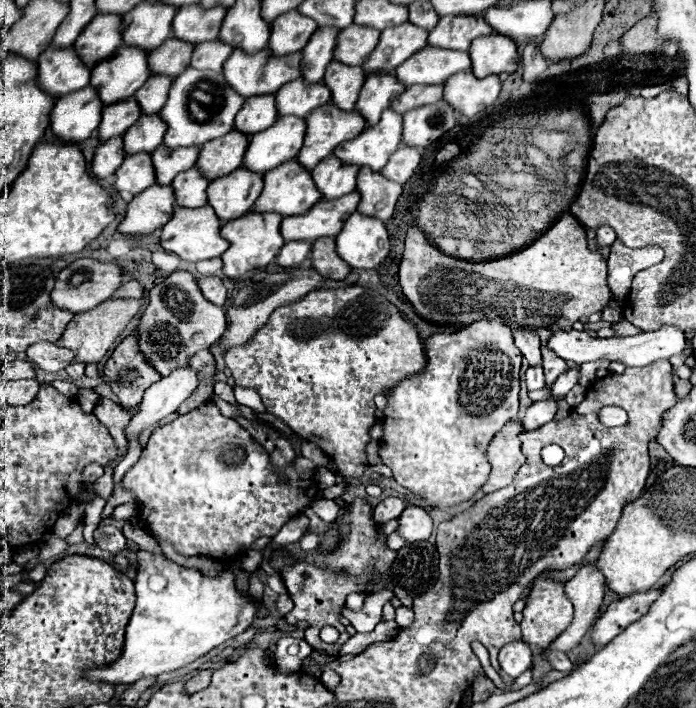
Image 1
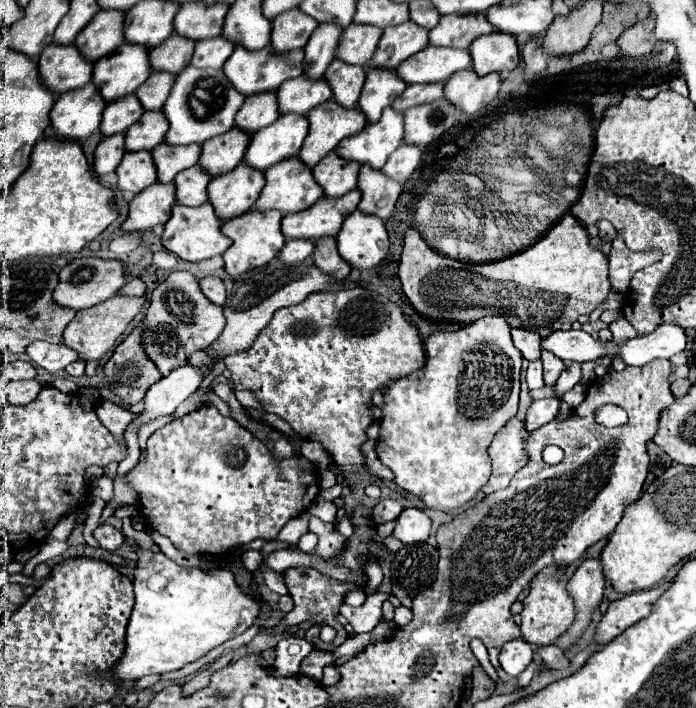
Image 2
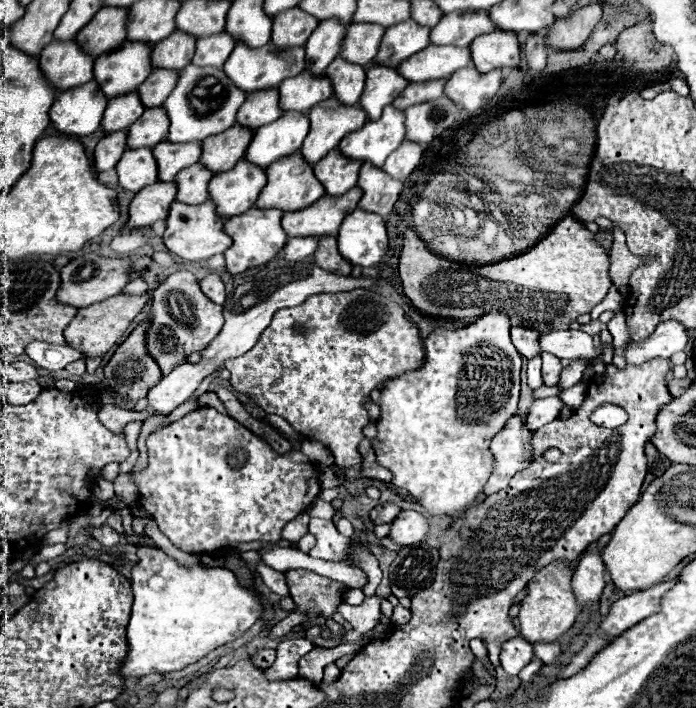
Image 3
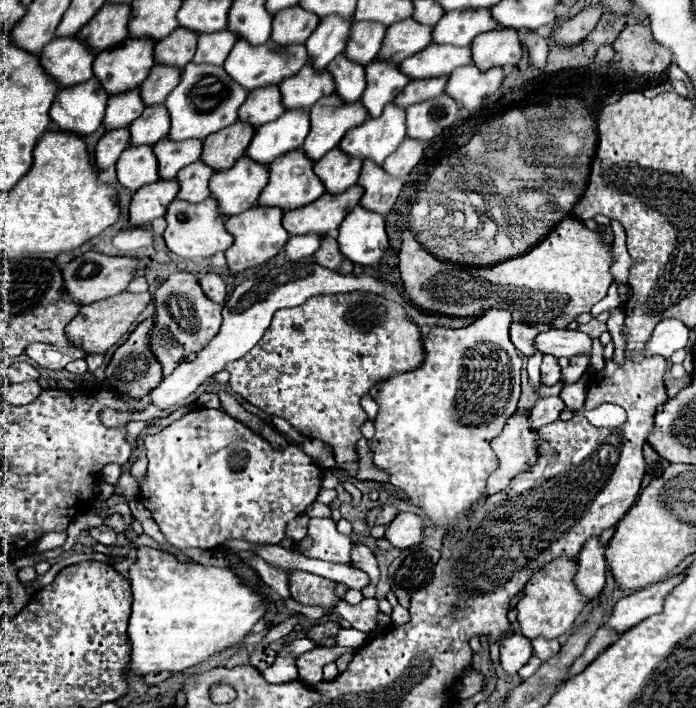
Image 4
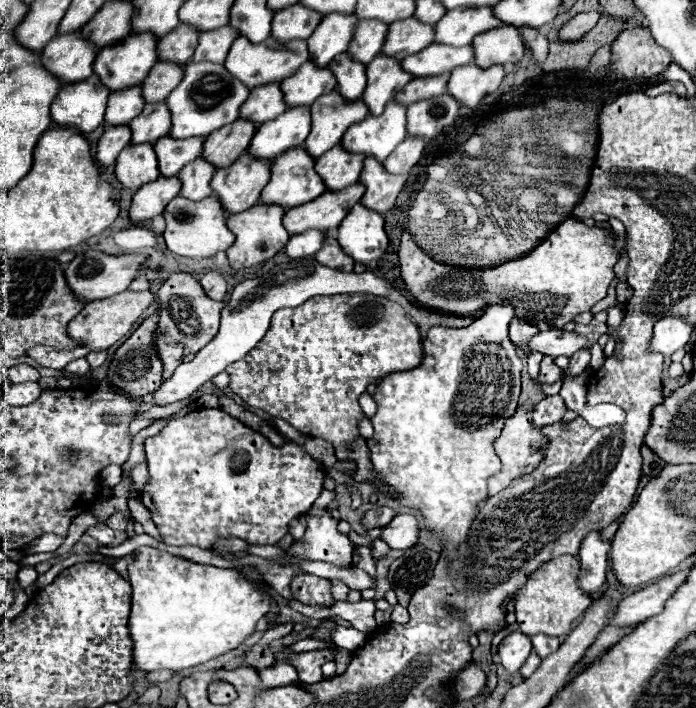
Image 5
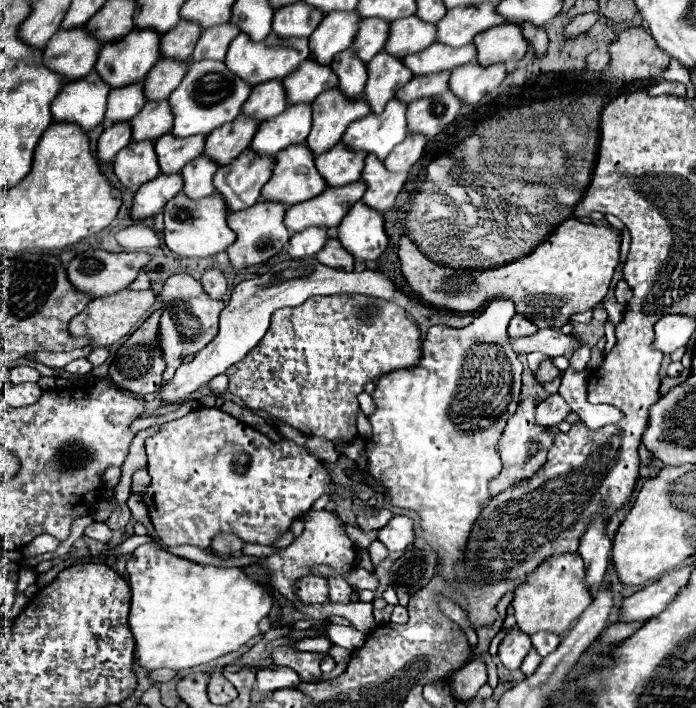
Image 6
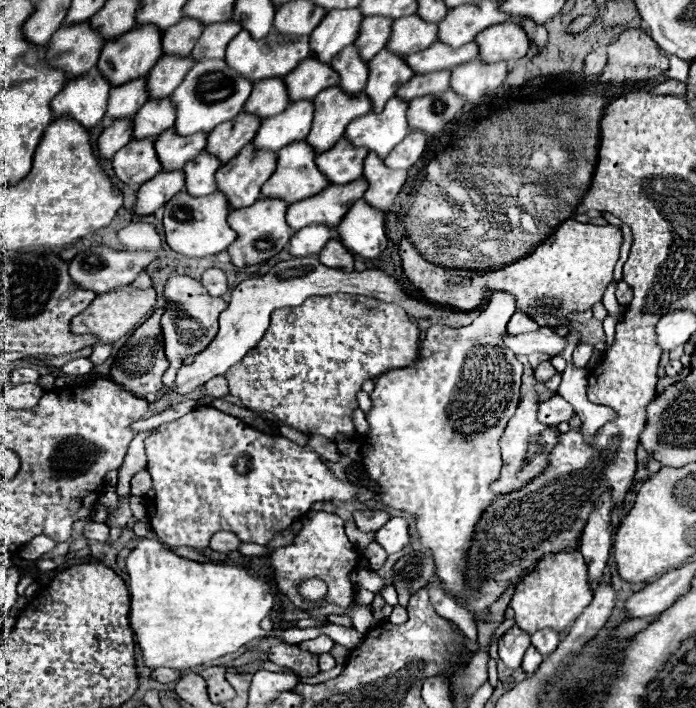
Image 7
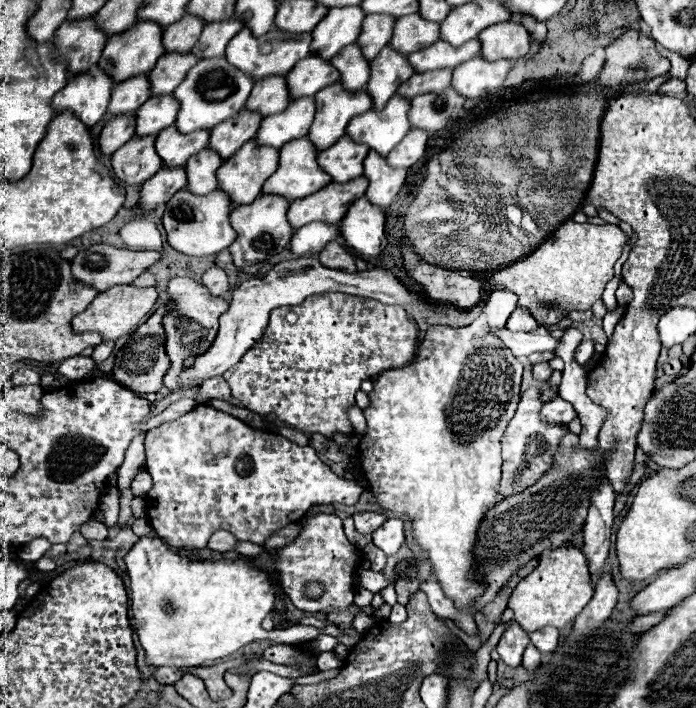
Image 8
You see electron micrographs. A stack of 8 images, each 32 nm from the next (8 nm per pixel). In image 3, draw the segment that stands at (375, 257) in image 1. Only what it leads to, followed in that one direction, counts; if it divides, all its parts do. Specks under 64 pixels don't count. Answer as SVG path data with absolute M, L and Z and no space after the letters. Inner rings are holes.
M356 208L340 226L338 250L354 266L370 268L378 264L388 252L384 220L378 214L364 214L364 210Z

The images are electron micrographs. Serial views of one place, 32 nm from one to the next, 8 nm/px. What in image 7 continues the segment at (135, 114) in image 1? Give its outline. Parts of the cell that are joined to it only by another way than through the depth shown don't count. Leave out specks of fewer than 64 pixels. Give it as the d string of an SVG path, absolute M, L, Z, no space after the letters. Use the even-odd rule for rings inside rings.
M140 78L140 82L132 82L132 86L120 86L120 90L110 90L106 114L112 120L132 118L148 102L144 82L146 78Z

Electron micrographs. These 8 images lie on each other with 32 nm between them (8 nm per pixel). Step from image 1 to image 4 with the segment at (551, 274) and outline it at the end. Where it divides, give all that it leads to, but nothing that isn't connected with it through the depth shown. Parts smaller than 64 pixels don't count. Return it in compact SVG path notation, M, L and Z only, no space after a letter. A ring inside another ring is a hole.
M566 218L530 252L496 266L476 268L438 260L422 248L412 232L404 232L398 268L404 292L424 312L478 318L490 308L506 308L512 312L512 322L548 332L552 328L566 328L576 316L590 312L606 296L612 284L612 252L600 240L600 232L588 230L576 218ZM544 354L544 360L542 360L542 384L554 386L556 382L560 382L558 358L552 358L550 354Z

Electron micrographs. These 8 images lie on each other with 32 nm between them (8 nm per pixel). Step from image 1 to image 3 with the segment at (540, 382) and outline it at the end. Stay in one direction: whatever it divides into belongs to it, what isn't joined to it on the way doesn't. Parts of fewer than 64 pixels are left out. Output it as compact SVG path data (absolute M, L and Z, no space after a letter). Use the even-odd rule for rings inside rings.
M532 358L532 362L528 362L528 386L530 388L544 386L544 382L542 382L542 360L540 358Z

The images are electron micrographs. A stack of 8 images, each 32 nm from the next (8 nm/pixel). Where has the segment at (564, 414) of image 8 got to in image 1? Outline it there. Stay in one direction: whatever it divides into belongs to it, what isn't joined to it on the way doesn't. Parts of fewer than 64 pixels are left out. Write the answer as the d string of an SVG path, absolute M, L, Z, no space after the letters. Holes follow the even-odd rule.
M542 400L542 402L534 402L524 418L522 418L522 426L524 430L536 430L540 426L544 426L546 422L554 420L554 414L556 414L556 402L550 402L550 400Z

